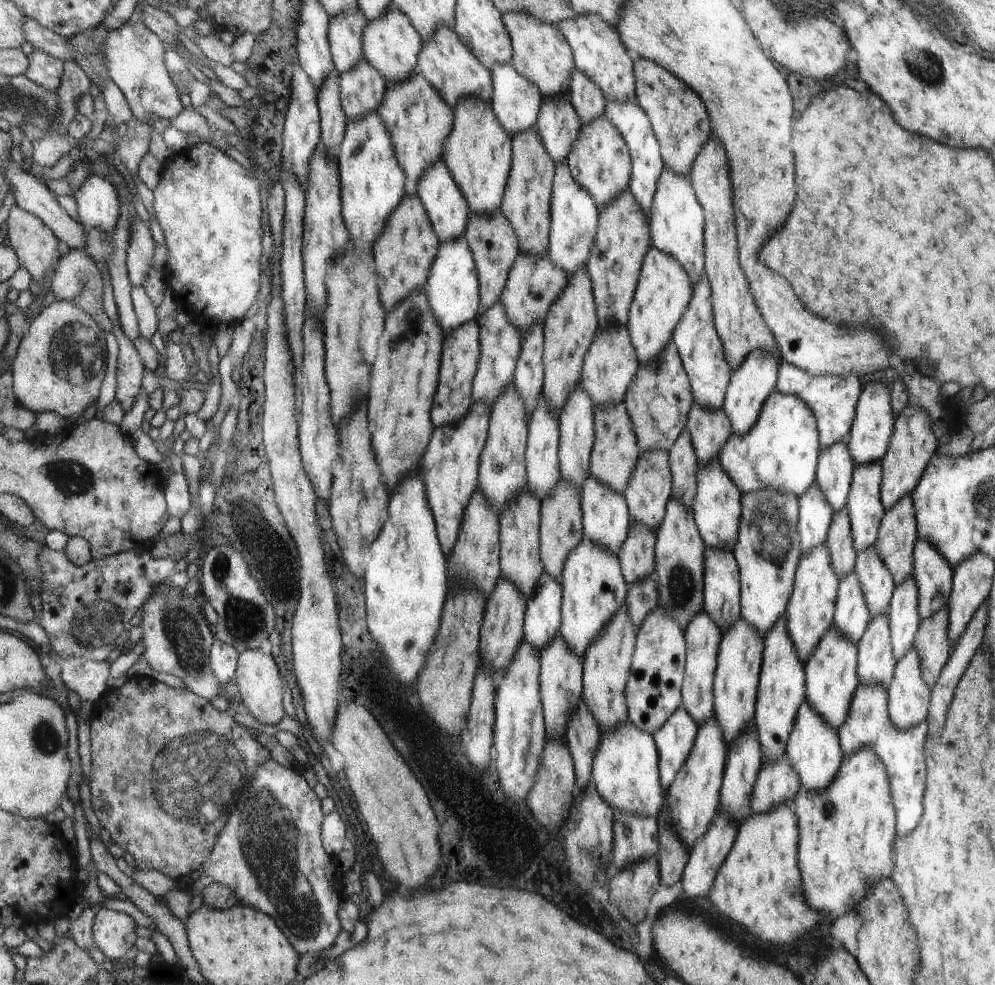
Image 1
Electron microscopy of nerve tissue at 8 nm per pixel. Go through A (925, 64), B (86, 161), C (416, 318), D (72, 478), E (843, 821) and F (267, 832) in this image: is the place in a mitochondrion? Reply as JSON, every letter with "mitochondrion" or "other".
{"A":"mitochondrion","B":"other","C":"mitochondrion","D":"mitochondrion","E":"other","F":"mitochondrion"}

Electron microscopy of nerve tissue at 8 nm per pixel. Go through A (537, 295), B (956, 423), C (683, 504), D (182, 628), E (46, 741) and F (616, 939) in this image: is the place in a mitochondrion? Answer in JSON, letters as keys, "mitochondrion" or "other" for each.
{"A":"other","B":"mitochondrion","C":"other","D":"mitochondrion","E":"mitochondrion","F":"other"}

